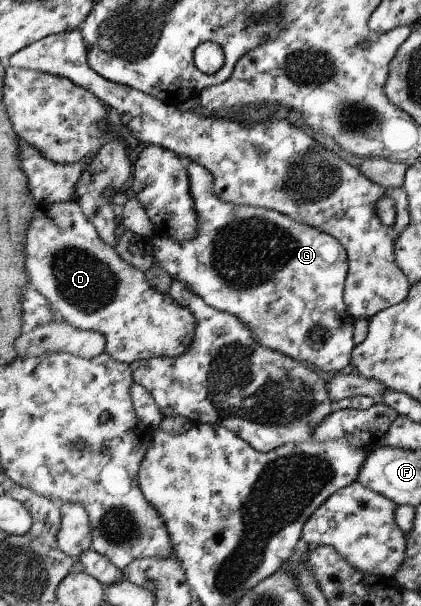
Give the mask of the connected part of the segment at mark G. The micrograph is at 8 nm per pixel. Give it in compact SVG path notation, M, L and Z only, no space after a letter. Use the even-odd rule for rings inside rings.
M194 161L187 162L188 171L190 173L191 196L195 200L195 210L199 214L199 233L190 239L190 241L174 241L168 237L152 236L153 255L155 263L158 264L164 271L167 271L173 279L183 282L192 290L192 293L203 298L209 306L226 313L231 313L234 317L239 317L239 320L246 323L251 328L251 333L260 345L266 349L278 350L278 353L283 353L286 357L291 357L296 361L304 361L305 364L313 365L321 369L321 371L340 371L352 361L352 352L355 351L356 343L352 339L354 335L354 320L355 318L347 311L347 306L344 303L344 288L346 277L348 277L348 257L345 247L331 234L324 233L323 230L316 229L311 225L301 224L297 221L292 221L291 217L277 212L276 210L250 207L249 205L234 205L222 201L216 197L214 188L214 174L211 170L206 169L203 165L198 165Z

